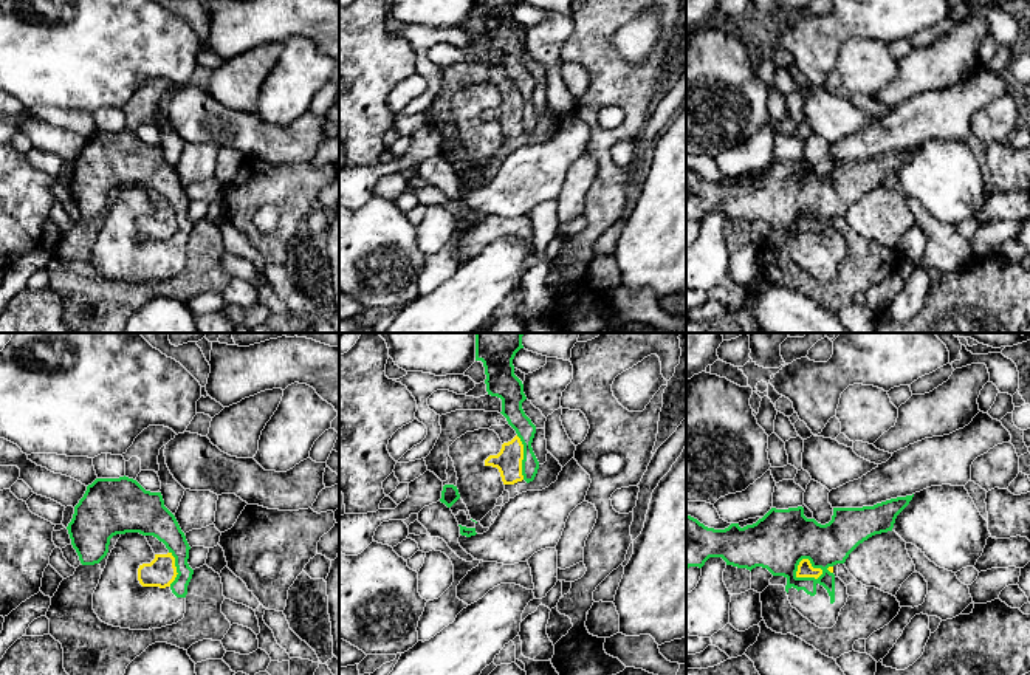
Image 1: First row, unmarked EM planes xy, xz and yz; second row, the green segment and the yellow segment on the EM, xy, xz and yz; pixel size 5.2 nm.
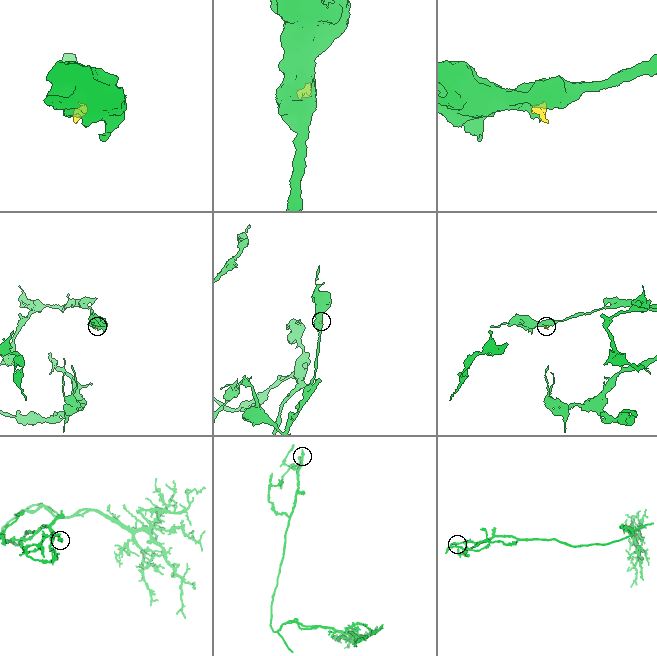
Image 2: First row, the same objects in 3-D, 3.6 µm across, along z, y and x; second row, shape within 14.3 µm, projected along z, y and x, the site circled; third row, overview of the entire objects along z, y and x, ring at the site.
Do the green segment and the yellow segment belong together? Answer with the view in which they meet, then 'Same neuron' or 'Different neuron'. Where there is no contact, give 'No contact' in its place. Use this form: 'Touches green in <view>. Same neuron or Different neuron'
Touches green in yz. Different neuron

